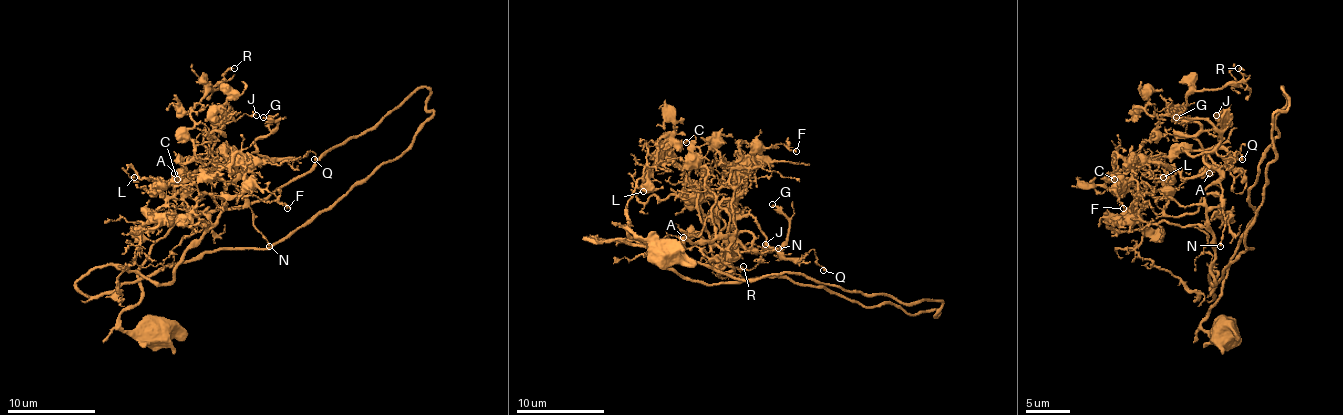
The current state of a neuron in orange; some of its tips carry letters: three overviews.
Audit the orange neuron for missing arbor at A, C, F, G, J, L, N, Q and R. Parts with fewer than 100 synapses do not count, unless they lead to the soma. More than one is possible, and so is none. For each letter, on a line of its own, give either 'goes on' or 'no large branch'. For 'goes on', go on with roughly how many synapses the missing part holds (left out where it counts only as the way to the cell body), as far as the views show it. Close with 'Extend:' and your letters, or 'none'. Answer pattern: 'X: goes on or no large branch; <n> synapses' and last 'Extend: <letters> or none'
A: no large branch
C: no large branch
F: no large branch
G: goes on; 140 synapses
J: no large branch
L: no large branch
N: no large branch
Q: no large branch
R: no large branch
Extend: G

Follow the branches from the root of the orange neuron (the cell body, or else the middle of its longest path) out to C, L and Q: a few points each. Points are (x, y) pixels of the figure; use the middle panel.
C: (661, 248), (628, 231), (650, 251), (661, 242), (714, 237), (708, 171), (670, 158), (672, 133), (686, 142)
L: (661, 248), (628, 231), (650, 251), (730, 237), (725, 248), (710, 239), (697, 193), (641, 202), (643, 191)
Q: (661, 248), (628, 231), (650, 251), (732, 233), (748, 248), (750, 215), (823, 270)

